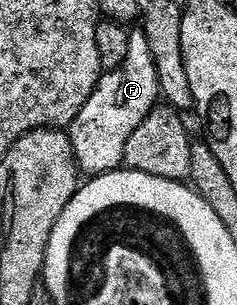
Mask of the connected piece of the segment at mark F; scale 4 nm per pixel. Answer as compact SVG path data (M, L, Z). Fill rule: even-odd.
M141 29L131 30L128 57L124 59L124 65L103 74L98 88L94 90L92 97L88 97L84 109L80 109L76 121L68 128L79 168L90 177L119 170L125 164L132 133L136 133L136 129L140 129L142 122L159 106L161 94L156 61L152 61L148 37Z

